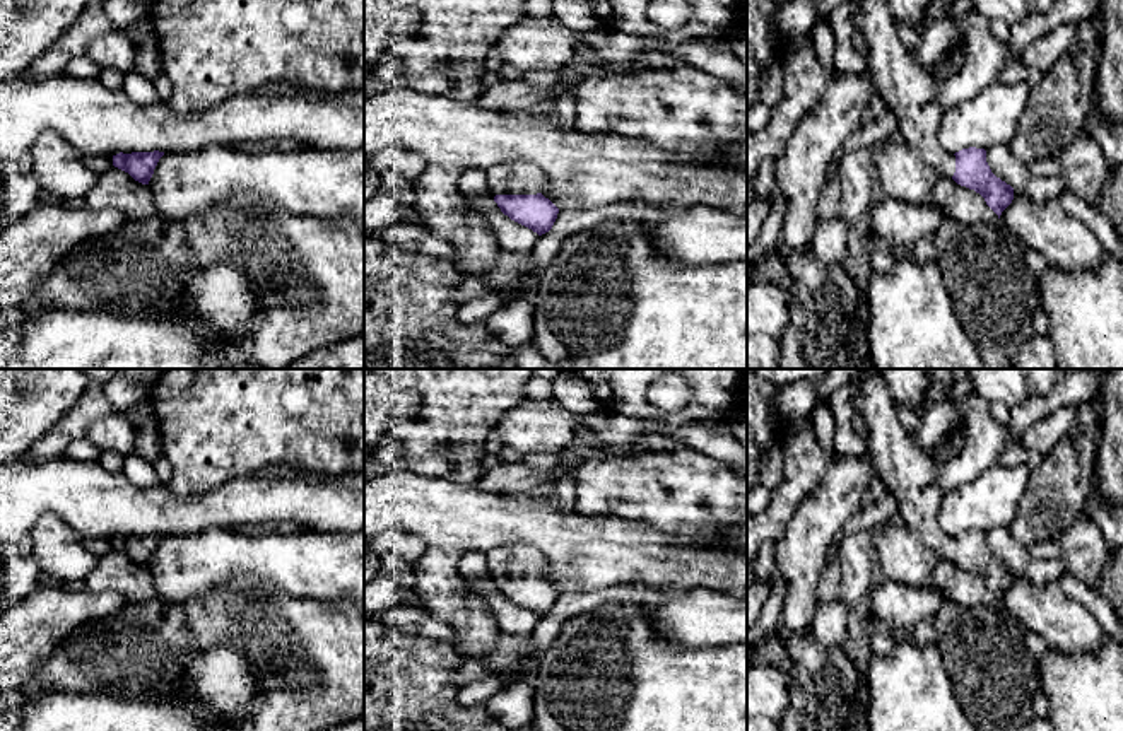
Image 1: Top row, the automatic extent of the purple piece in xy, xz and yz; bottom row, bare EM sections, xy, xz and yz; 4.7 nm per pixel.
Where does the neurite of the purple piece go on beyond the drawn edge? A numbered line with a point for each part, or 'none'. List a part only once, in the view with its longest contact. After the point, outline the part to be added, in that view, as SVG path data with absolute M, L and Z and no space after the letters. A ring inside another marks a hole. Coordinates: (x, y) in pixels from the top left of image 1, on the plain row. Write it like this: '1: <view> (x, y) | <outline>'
1: xz (523, 561) | M520 545L514 548L494 548L485 553L491 577L537 577L544 567L538 548Z

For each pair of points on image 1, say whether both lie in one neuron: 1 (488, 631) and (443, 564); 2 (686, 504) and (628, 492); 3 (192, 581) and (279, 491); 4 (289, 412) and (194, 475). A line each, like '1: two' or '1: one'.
1: one
2: one
3: two
4: one

